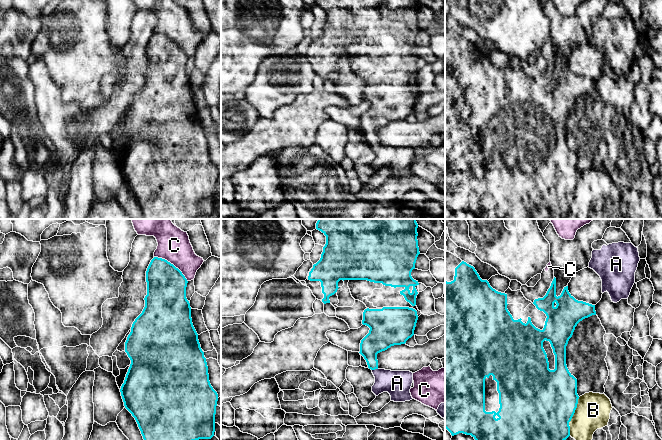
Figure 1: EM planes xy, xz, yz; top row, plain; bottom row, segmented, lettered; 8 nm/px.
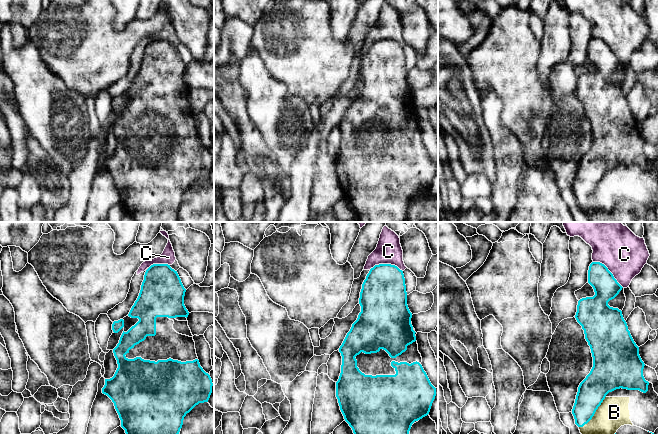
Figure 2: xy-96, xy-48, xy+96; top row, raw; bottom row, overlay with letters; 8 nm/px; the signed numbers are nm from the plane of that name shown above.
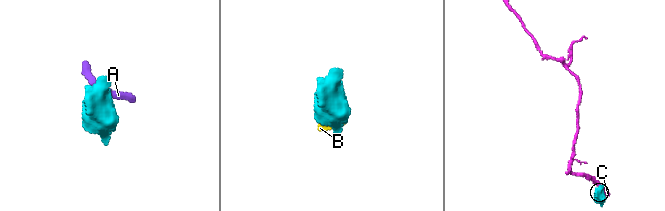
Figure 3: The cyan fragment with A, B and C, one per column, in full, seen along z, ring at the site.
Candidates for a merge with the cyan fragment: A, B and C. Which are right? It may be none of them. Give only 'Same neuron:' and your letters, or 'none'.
Same neuron: A

